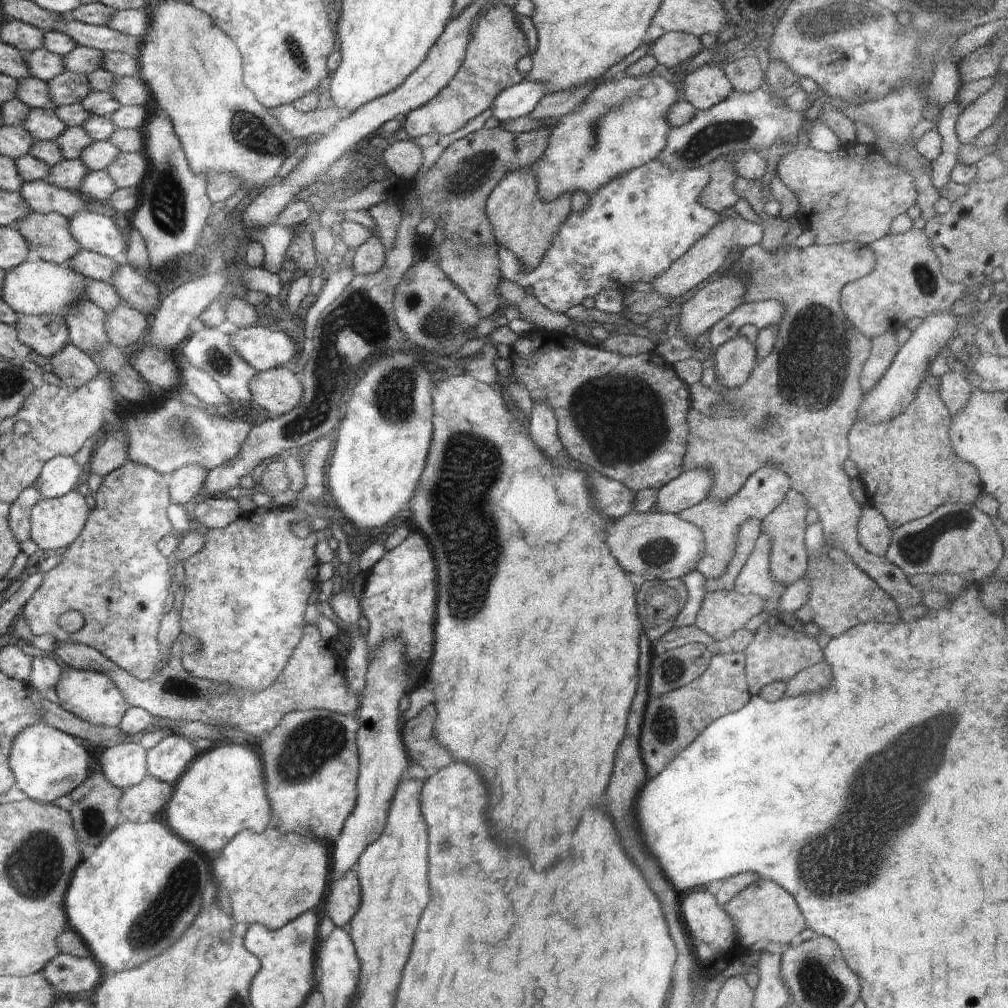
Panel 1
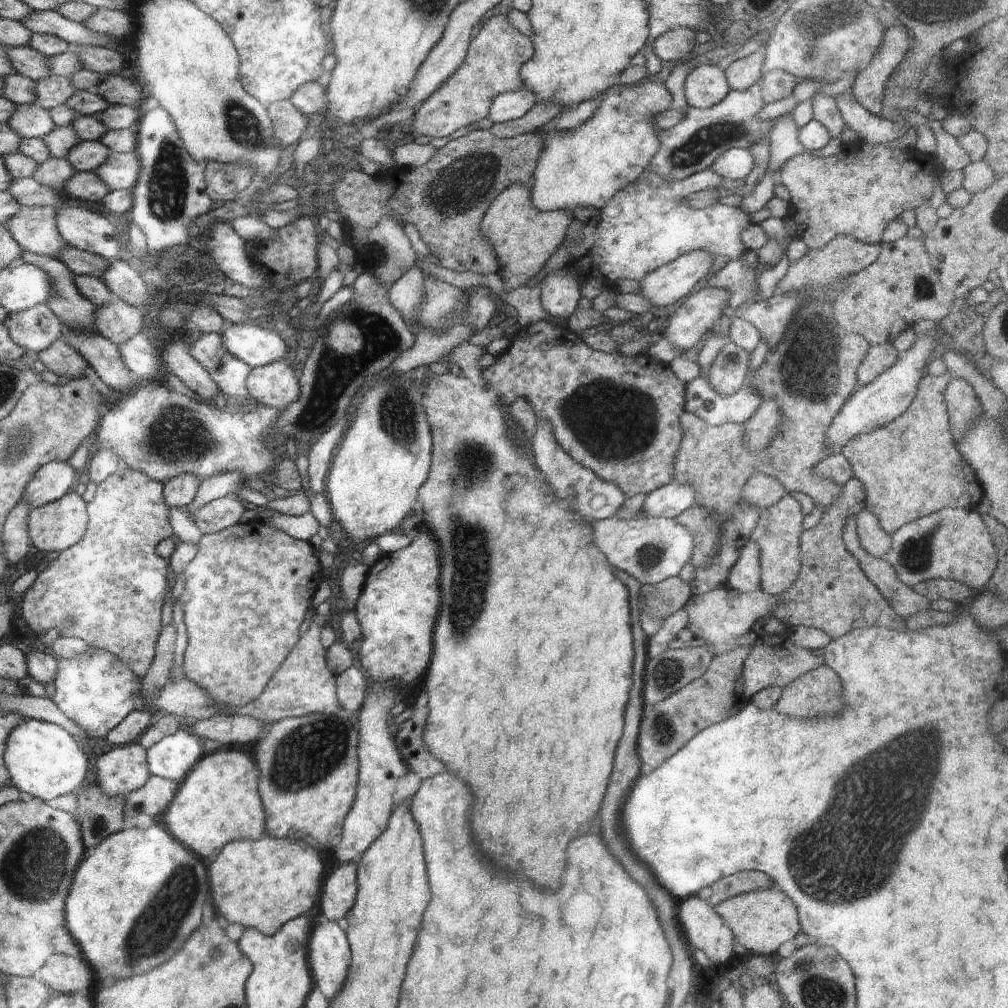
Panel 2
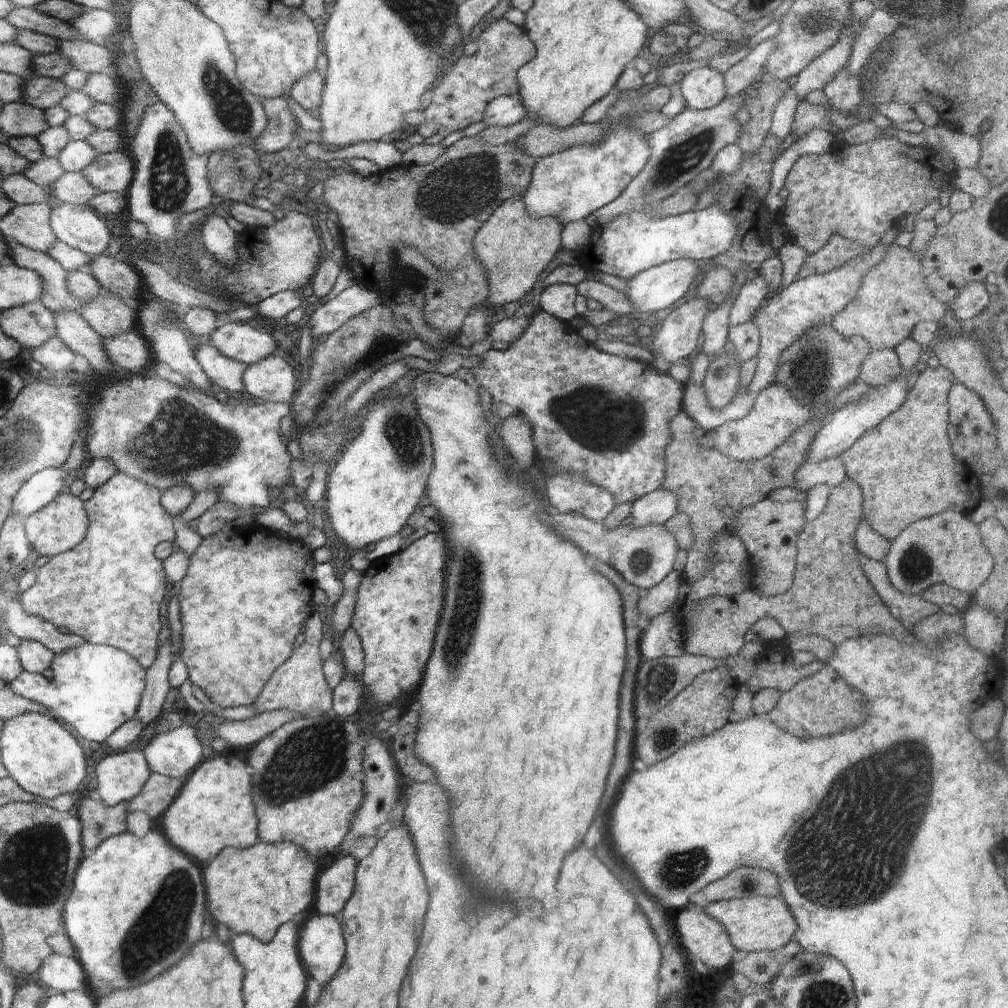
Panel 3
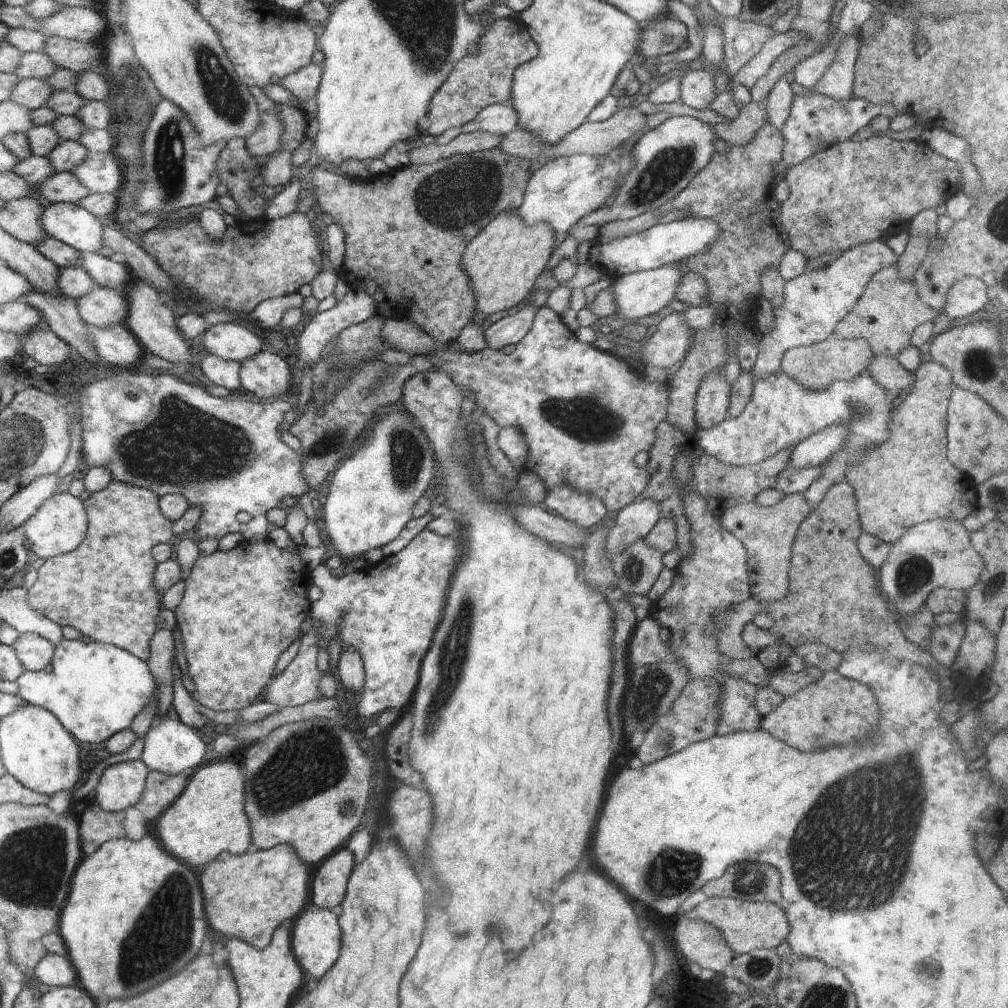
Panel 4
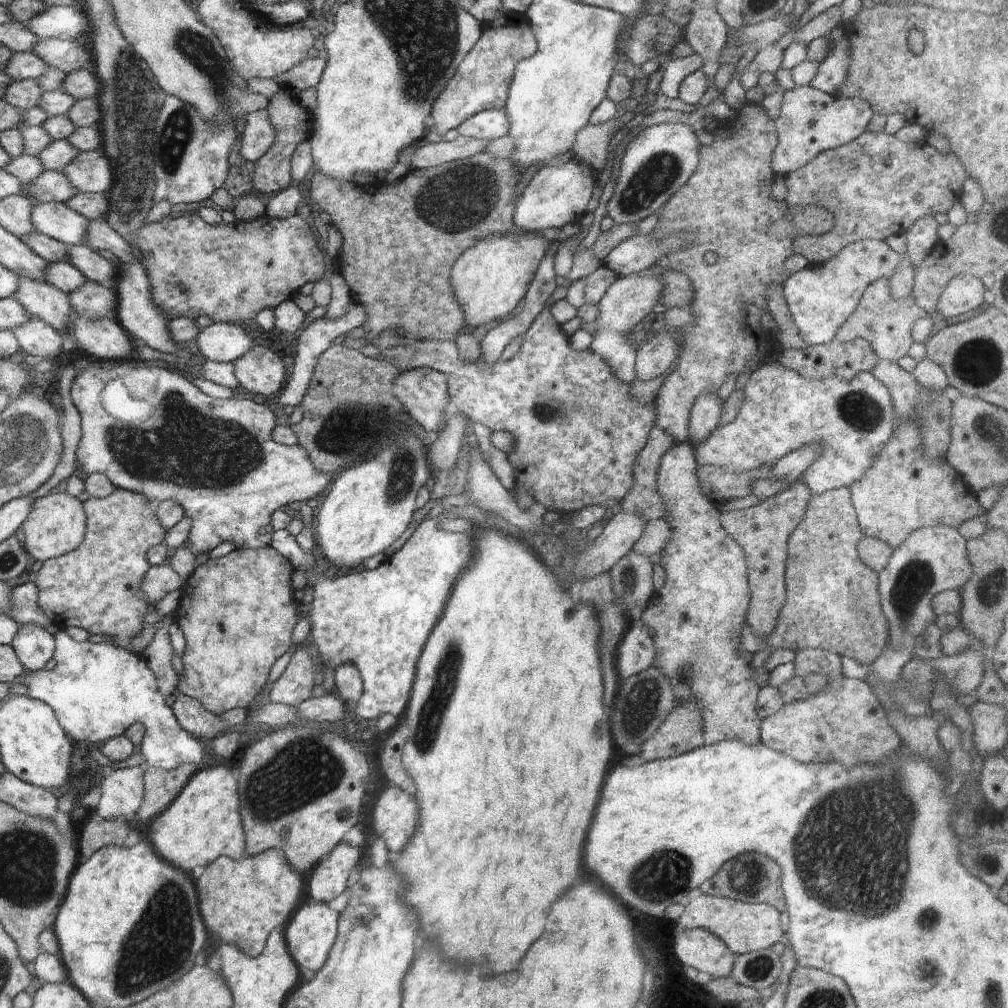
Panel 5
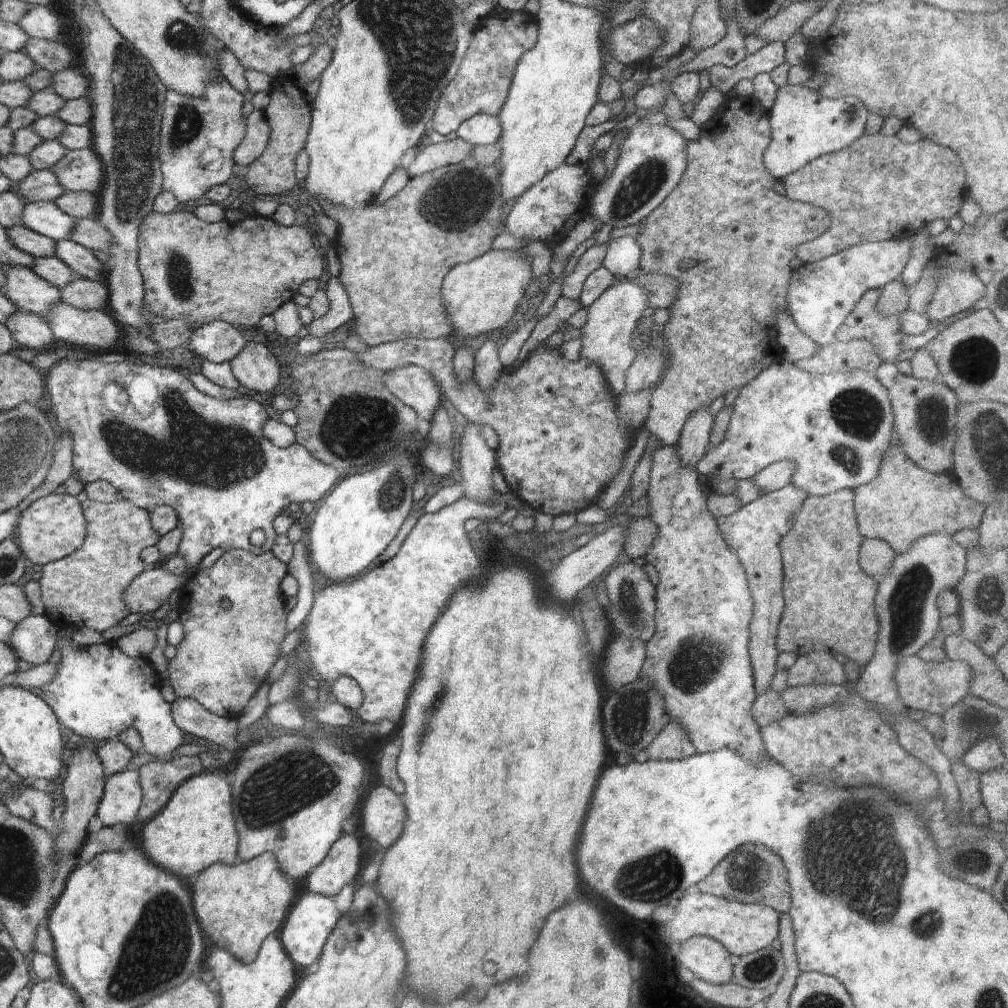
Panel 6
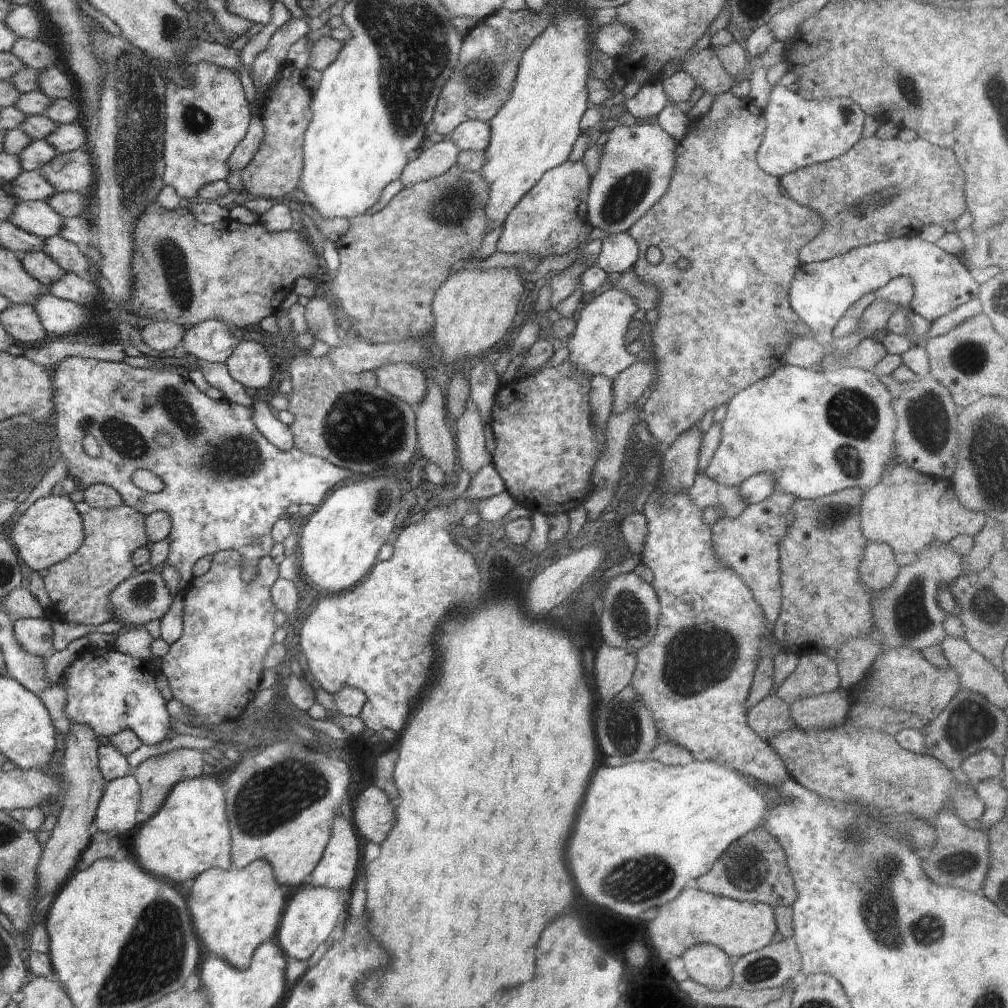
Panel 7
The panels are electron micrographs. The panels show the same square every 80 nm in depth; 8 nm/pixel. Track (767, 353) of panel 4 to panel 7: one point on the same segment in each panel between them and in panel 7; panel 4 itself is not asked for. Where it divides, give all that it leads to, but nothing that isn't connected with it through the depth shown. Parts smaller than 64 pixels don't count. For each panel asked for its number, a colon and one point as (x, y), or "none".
5: (821, 296)
6: (821, 295)
7: (821, 292)

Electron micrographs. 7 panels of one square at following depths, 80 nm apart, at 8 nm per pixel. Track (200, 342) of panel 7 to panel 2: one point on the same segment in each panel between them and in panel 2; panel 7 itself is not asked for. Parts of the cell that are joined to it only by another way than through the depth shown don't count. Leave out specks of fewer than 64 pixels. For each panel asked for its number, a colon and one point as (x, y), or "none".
2: (255, 346)
3: (241, 342)
4: (230, 341)
5: (220, 342)
6: (217, 341)

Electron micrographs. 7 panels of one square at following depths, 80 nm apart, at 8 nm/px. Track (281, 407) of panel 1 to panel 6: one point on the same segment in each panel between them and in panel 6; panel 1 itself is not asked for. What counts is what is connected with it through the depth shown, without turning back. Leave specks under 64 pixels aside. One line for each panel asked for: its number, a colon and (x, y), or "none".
2: (276, 385)
3: (271, 378)
4: (267, 375)
5: (260, 370)
6: (255, 367)

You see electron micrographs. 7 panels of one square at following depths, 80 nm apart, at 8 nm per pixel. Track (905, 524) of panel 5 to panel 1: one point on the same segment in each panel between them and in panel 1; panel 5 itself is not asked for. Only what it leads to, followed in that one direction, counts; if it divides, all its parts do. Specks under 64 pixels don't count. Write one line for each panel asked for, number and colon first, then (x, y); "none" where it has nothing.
1: (907, 464)
2: (911, 467)
3: (905, 467)
4: (907, 480)

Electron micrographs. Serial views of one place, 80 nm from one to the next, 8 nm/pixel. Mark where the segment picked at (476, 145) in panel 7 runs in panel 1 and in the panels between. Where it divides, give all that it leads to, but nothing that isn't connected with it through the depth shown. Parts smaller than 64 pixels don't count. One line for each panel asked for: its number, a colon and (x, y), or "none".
1: (519, 100)
2: (510, 105)
3: (503, 111)
4: (501, 119)
5: (488, 125)
6: (480, 129)

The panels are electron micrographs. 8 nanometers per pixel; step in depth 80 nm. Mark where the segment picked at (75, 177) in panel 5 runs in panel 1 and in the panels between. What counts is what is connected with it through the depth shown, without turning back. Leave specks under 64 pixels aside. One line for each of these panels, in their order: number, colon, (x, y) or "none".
1: (127, 170)
2: (119, 171)
3: (112, 172)
4: (99, 172)

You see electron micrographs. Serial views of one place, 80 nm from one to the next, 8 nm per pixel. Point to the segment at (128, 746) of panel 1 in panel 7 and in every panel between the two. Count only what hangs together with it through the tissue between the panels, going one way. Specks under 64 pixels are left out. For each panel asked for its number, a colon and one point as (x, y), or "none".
2: (122, 770)
3: (119, 778)
4: (121, 786)
5: (122, 792)
6: (122, 796)
7: (116, 812)

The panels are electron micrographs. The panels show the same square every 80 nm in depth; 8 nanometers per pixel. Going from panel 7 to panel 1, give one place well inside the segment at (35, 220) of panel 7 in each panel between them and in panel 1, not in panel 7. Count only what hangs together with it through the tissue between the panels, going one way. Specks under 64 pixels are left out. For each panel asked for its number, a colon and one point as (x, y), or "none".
1: (93, 230)
2: (80, 226)
3: (80, 227)
4: (68, 222)
5: (58, 221)
6: (44, 217)

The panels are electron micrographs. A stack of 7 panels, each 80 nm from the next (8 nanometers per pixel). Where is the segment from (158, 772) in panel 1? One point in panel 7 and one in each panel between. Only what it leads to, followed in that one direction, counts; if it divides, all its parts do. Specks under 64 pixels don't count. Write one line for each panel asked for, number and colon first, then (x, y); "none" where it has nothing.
2: (174, 756)
3: (177, 752)
4: (171, 747)
5: (98, 690)
6: (99, 692)
7: (108, 691)

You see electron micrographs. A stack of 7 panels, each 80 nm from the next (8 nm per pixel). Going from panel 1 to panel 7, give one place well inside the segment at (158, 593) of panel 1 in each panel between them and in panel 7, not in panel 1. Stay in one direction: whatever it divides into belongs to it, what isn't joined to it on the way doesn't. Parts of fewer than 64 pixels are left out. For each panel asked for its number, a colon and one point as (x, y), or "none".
2: (108, 589)
3: (109, 588)
4: (105, 588)
5: (98, 586)
6: (86, 588)
7: (80, 588)

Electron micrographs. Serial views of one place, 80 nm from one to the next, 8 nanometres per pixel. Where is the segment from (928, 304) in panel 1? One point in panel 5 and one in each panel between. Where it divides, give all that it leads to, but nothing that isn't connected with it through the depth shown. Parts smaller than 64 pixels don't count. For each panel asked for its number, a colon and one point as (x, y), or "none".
2: (900, 288)
3: (893, 297)
4: (889, 309)
5: (885, 323)

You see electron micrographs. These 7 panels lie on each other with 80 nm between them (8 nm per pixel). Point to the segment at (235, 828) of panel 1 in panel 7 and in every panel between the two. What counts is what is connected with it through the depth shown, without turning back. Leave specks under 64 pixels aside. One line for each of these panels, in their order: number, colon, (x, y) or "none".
2: (206, 812)
3: (213, 810)
4: (208, 818)
5: (202, 823)
6: (196, 828)
7: (190, 833)

